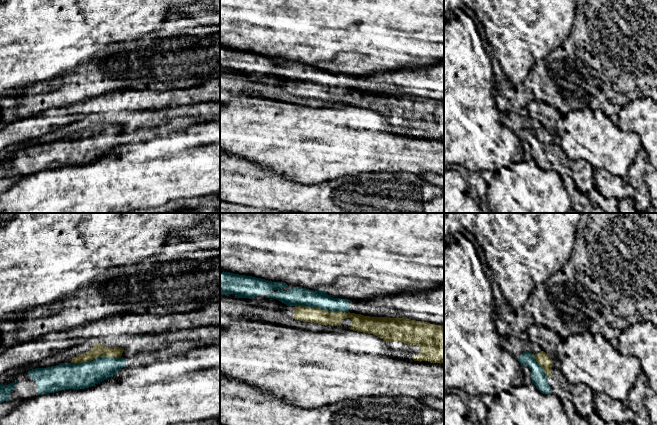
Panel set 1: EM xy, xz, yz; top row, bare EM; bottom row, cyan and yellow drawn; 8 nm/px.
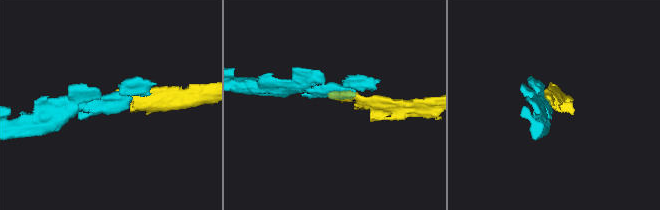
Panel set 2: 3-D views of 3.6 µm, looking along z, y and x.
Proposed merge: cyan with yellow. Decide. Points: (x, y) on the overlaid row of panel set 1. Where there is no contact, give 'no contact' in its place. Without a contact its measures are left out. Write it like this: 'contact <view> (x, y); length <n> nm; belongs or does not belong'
contact xz (322, 308); length 440 nm; does not belong

